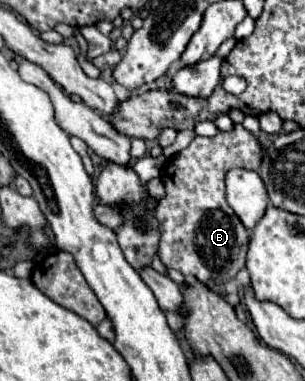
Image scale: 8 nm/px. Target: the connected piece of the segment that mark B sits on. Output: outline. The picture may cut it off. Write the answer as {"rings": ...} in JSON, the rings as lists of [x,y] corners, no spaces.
{"rings":[[[235,123],[231,131],[219,131],[215,137],[195,137],[163,169],[165,197],[157,203],[159,217],[159,257],[163,265],[195,277],[209,287],[233,279],[245,265],[249,231],[225,201],[225,175],[229,169],[259,169],[267,149],[261,141]]]}

